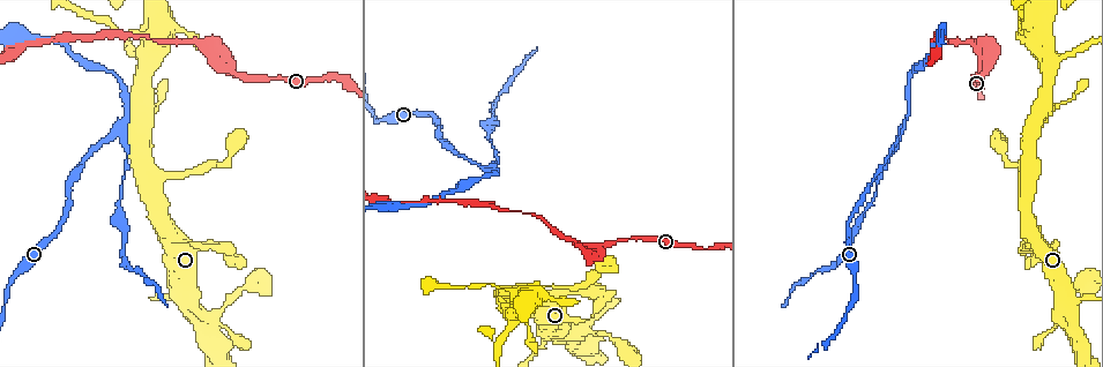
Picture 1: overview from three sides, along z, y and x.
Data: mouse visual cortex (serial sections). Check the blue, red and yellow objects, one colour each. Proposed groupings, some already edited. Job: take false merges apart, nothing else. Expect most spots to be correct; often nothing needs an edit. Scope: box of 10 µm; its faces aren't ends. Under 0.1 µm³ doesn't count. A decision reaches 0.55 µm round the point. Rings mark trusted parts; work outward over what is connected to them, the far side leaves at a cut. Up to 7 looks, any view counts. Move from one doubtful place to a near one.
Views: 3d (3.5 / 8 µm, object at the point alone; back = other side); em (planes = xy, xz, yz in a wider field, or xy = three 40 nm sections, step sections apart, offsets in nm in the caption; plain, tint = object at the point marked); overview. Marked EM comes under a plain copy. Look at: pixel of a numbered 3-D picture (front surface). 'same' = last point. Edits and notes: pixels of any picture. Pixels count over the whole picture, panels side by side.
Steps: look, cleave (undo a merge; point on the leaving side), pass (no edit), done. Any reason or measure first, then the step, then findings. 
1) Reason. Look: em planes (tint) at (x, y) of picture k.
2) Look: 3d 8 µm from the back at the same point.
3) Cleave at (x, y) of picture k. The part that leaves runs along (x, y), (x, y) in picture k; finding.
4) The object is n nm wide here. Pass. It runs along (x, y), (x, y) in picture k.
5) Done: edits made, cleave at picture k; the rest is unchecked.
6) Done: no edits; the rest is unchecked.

Thin arm on a thick one. Look: 3d 3.5 µm at (1069, 317) of picture 1.

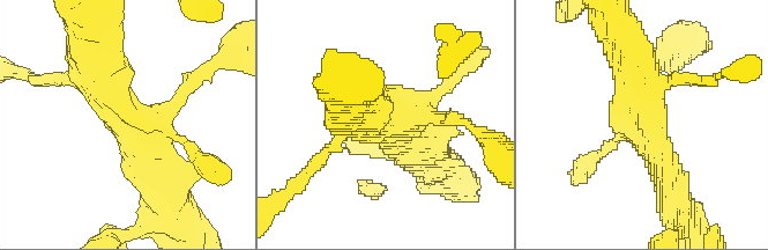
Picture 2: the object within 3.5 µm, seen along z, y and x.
Need the tissue. Look: em planes (tint) at (642, 119) of picture 2.

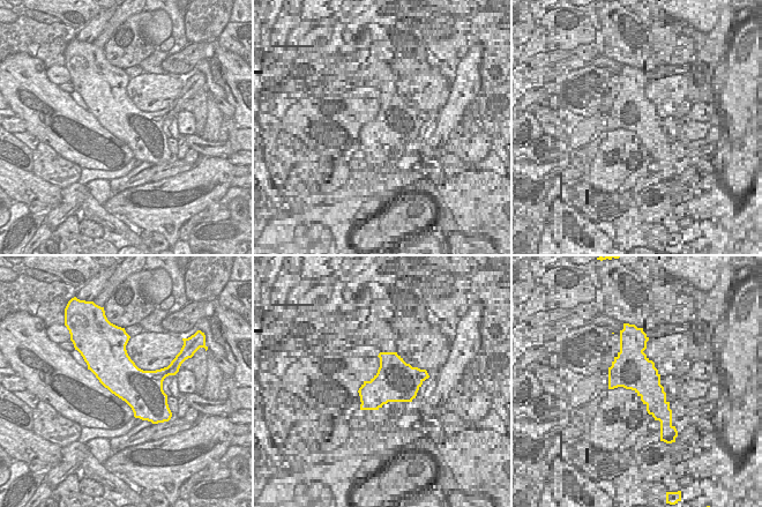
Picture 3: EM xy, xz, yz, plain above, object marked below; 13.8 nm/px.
Pass. It runs along (96, 61), (146, 118), (164, 185) in picture 2; continuous, no second cell.

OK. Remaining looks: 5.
Arms part here. Look: 3d 8 µm at (1024, 198) of picture 1.

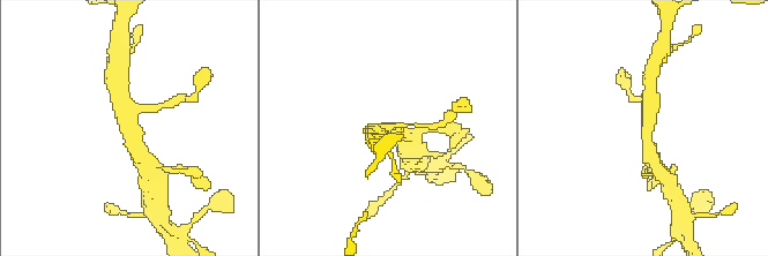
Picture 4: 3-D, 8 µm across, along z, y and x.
Look: 3d 3.5 µm at the same point.

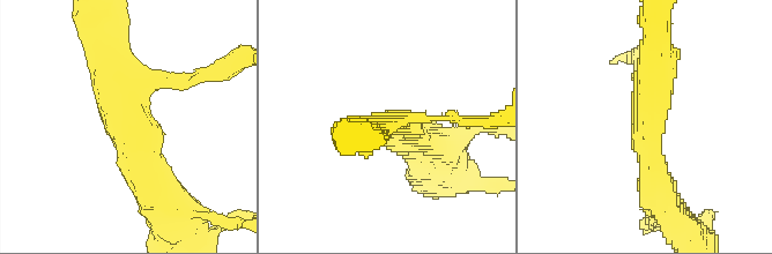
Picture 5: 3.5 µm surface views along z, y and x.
The arms are 150, 350, 400 nm wide. Pass. It runs along (161, 192), (103, 54) in picture 5; one cell here.

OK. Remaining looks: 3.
Narrows sharply. Look: 3d 8 µm at (972, 76) of picture 1.

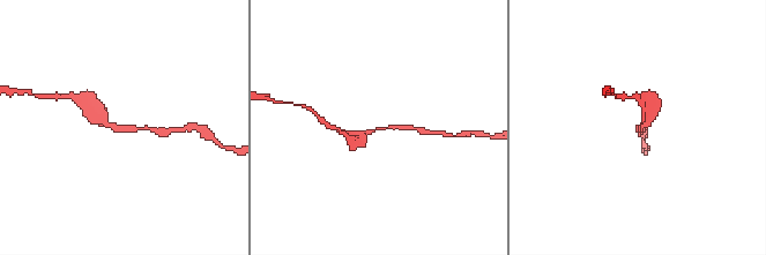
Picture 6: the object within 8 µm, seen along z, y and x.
Look: 3d 3.5 µm at the same point.

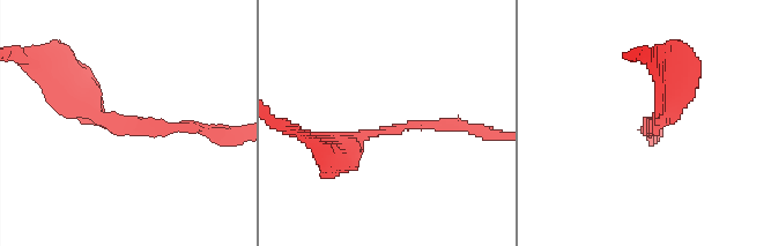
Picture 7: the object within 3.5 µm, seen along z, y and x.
Look: em xy step 2 (tint) at (403, 129) of picture 7.

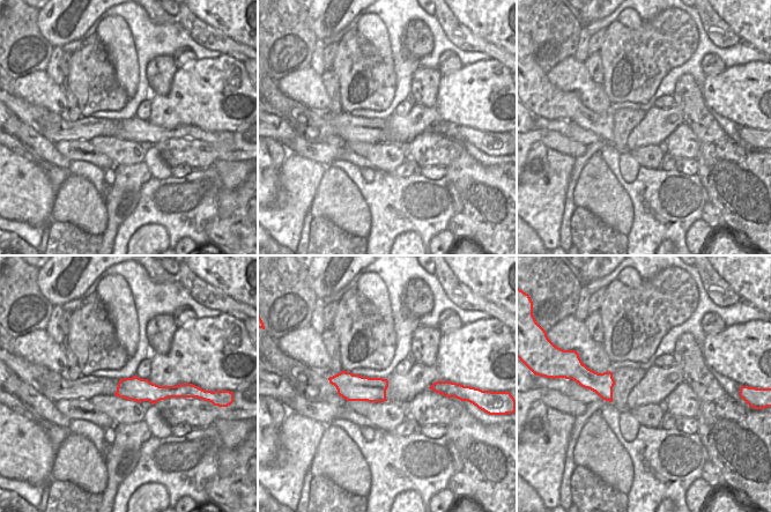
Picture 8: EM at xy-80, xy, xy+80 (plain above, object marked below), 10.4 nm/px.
The object is 260 nm wide here. Pass. It runs along (221, 132), (118, 132), (82, 97) in picture 7; one cell here.

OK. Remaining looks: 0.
Done: no edits; the rest is unchecked.

